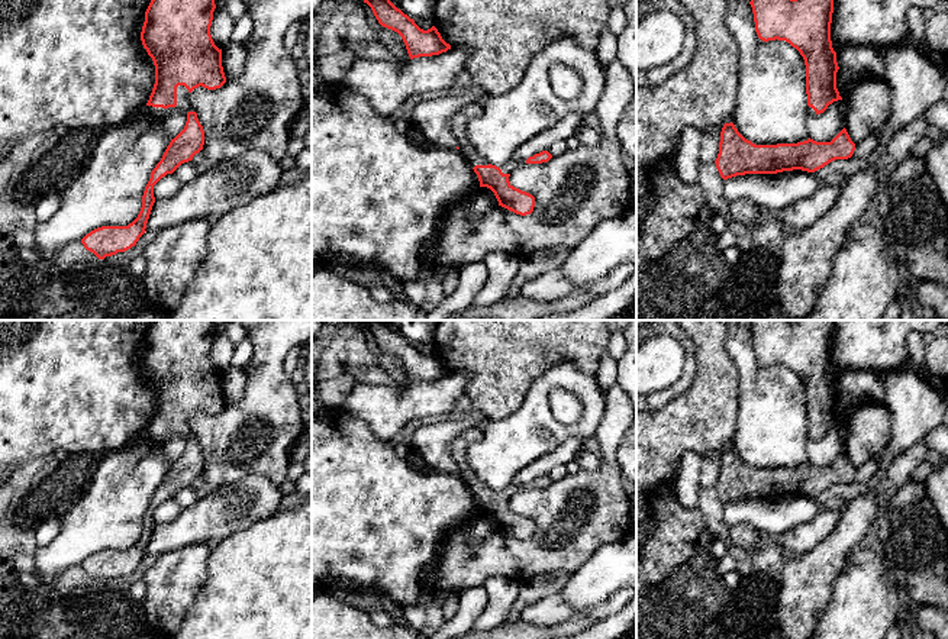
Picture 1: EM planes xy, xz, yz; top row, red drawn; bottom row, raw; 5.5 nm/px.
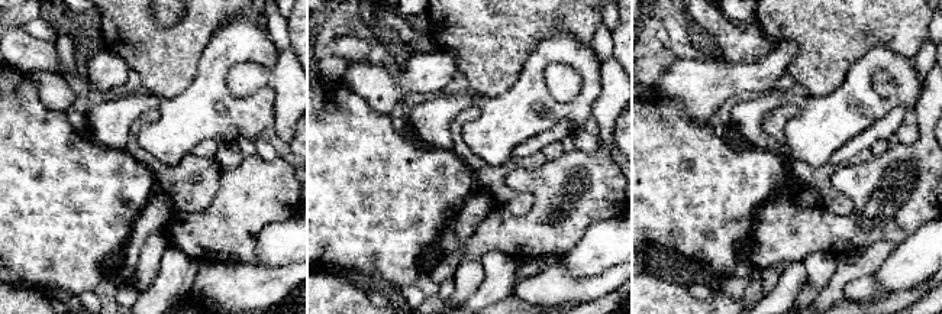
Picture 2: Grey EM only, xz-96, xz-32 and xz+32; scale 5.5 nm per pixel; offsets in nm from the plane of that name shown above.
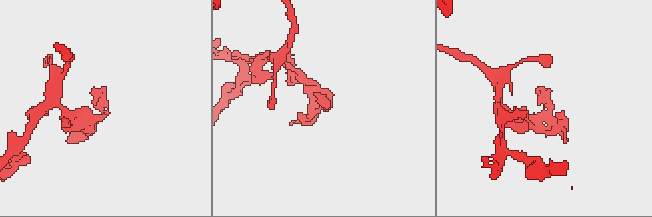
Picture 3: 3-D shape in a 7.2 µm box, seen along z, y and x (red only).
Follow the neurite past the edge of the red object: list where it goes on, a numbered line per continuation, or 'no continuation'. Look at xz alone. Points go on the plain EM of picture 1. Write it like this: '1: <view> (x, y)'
1: xz (460, 445)

